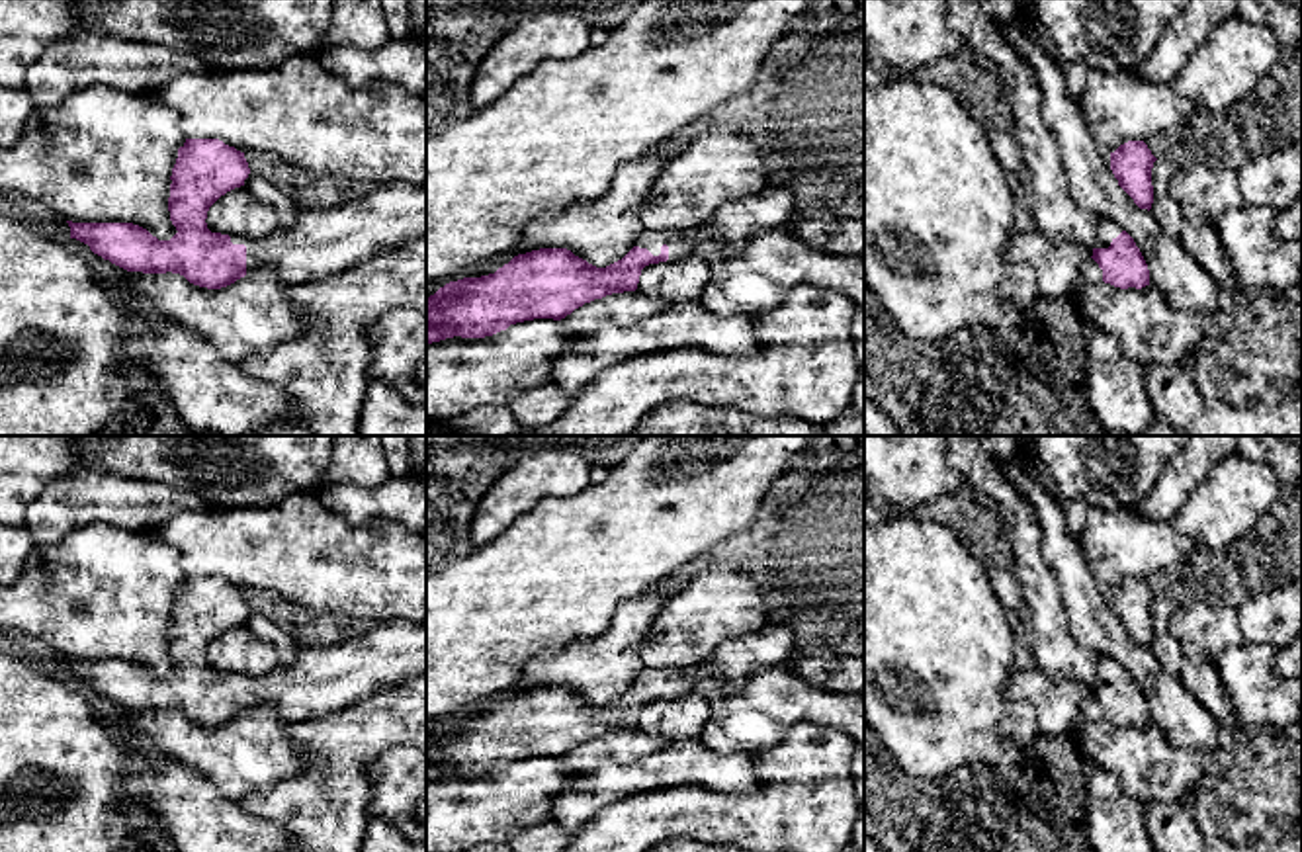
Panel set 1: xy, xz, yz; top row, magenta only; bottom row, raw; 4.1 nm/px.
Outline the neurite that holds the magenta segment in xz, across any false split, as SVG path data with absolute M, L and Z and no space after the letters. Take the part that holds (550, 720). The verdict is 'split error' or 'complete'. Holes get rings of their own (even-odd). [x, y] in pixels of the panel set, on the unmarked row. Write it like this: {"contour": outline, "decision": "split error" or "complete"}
{"contour": "M704 662L684 670L643 668L635 684L606 705L596 705L567 686L540 686L514 694L495 711L450 719L426 737L426 782L454 774L485 776L534 756L561 758L594 737L635 729L645 703L690 692L704 696L710 705L700 741L719 752L762 754L798 723L841 729L856 745L864 745L864 696L819 690L784 664L760 666L749 674L739 692L729 692L719 670Z", "decision": "split error"}

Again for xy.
{"contour": "M186 576L172 606L168 635L176 672L158 678L133 660L72 660L70 676L104 698L143 711L180 711L190 721L221 727L256 707L272 707L285 723L330 715L371 694L426 674L426 621L387 621L334 645L299 651L293 664L262 676L207 666L209 645L244 623L244 590L219 576Z", "decision": "split error"}

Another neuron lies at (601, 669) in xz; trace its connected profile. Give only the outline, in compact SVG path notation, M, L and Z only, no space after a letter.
M669 578L622 602L602 633L530 660L520 676L522 688L567 686L596 705L622 698L645 668L647 629L680 588L682 580Z

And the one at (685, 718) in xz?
M696 692L649 702L641 707L637 729L671 743L700 739L710 717L708 700Z

